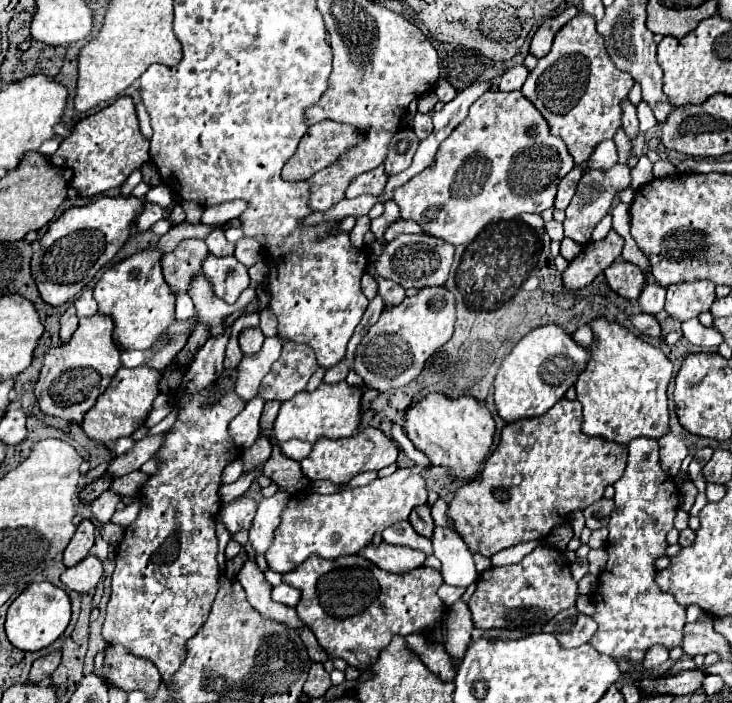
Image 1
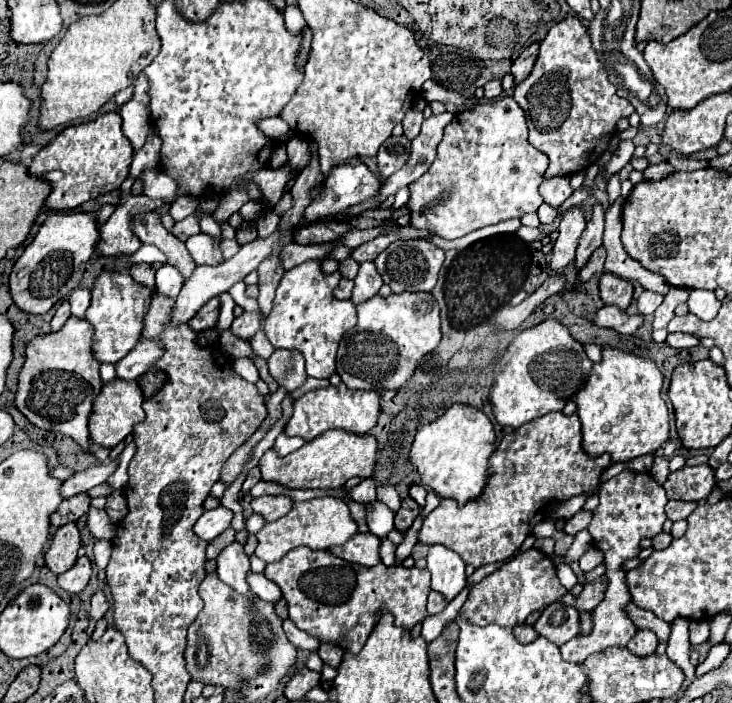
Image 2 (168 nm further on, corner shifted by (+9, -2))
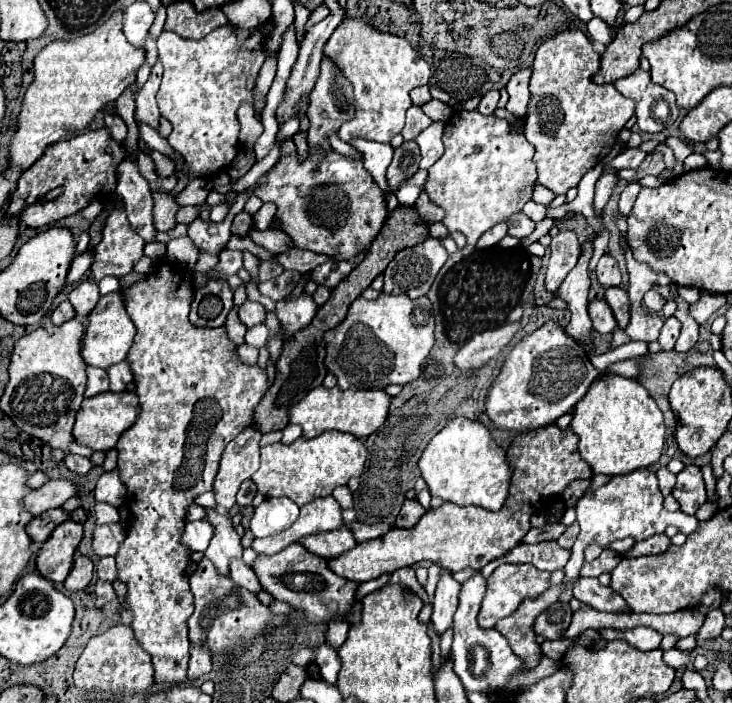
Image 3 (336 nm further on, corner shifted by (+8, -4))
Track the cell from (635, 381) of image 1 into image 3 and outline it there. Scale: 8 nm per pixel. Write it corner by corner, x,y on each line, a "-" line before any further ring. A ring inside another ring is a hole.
617,374
591,384
591,390
573,410
571,430
579,436
579,454
591,466
593,474
621,476
647,468
659,460
665,446
663,414
655,400
641,382

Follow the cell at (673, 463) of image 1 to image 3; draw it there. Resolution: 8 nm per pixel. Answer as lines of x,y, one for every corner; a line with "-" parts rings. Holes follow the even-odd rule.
659,468
657,470
657,478
659,478
659,488
663,496
669,496
673,486
675,486
675,474
671,474
667,468

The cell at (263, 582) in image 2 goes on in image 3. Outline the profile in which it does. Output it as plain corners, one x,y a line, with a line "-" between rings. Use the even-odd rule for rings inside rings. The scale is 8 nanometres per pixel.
231,560
229,562
229,576
237,586
247,588
249,592
259,592
261,590
253,568
247,566
243,560

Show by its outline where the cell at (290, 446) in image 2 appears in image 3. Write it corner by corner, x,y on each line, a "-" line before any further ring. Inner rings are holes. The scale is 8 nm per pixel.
287,424
285,428
283,428
283,444
291,444
291,442
295,442
297,438
301,436
301,426
297,426
297,424

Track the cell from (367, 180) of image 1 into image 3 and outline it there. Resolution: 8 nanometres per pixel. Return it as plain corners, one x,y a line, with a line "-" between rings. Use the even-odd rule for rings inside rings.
309,148
309,156
305,160
299,160
297,154
283,156
275,164
275,168
271,168
267,174
263,174
263,178
257,180
255,196
259,196
263,202
273,202
277,206
277,228
293,240
295,248
305,248
315,254
327,254
335,260
353,260
357,254
365,252
387,218
383,192
375,184
371,174
363,168
363,160
343,156
333,149
319,151

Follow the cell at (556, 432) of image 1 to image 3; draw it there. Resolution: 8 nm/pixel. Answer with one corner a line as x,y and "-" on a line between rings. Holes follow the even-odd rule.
555,424
547,428
539,428
537,432
527,432
517,438
517,442
507,452
515,472
511,478
509,498
499,512
489,512
477,506
457,506
445,502
443,506
429,510
417,526
403,530
391,528
387,534
357,544
337,558
329,558
327,566
337,574
351,582
367,582
379,578
381,574
393,574
399,568
413,566
421,560
435,562
445,570
463,570
473,568
481,570
491,560
499,558
507,550
515,548
521,538
527,534
529,518
533,508
553,494
561,494
565,486
575,478
591,478
591,466
581,460
577,452
575,434
571,430
563,432

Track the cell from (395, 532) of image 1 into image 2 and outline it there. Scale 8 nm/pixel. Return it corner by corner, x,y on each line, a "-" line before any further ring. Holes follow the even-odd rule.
376,504
374,512
368,516
368,528
374,536
386,538
394,530
394,512
386,504

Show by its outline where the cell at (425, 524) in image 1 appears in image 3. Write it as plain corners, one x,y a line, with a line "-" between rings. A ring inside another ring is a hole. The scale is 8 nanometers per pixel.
405,500
395,526
397,528
413,528
423,514
425,514
425,508
417,500

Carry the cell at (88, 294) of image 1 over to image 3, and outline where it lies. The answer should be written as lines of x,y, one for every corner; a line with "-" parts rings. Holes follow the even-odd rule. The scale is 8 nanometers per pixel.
81,282
69,292
69,302
73,304
77,316
87,316
99,302
99,286
95,282

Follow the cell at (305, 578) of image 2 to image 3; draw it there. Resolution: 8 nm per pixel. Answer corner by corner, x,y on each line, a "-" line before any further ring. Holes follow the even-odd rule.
291,544
273,556
259,554
251,568
255,570
263,590
267,590
275,600
287,602
301,610
307,610
307,618
311,618
311,622
323,622
327,618
331,620
331,618
343,616
343,614
347,614
349,622
359,620
361,604
355,602
355,590
359,584
339,578
335,572
331,572
325,566
323,558
311,554
301,544

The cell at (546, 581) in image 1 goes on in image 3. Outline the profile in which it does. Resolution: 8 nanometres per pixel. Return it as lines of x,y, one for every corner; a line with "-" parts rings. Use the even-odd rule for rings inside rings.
501,564
487,580
487,594
483,598
477,622
481,628
493,628
497,620
513,614
519,608
519,602
523,598
537,598
543,590
549,588
549,574
543,574
541,570
535,570
535,566
509,566

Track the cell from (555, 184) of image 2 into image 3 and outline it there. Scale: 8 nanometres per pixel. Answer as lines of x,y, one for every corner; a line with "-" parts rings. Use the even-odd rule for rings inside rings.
541,184
535,186
535,190
533,190
533,200
535,200
537,204
545,204
545,206
547,206
553,198
555,198
555,194
553,194
551,190
547,190
547,188
541,186

